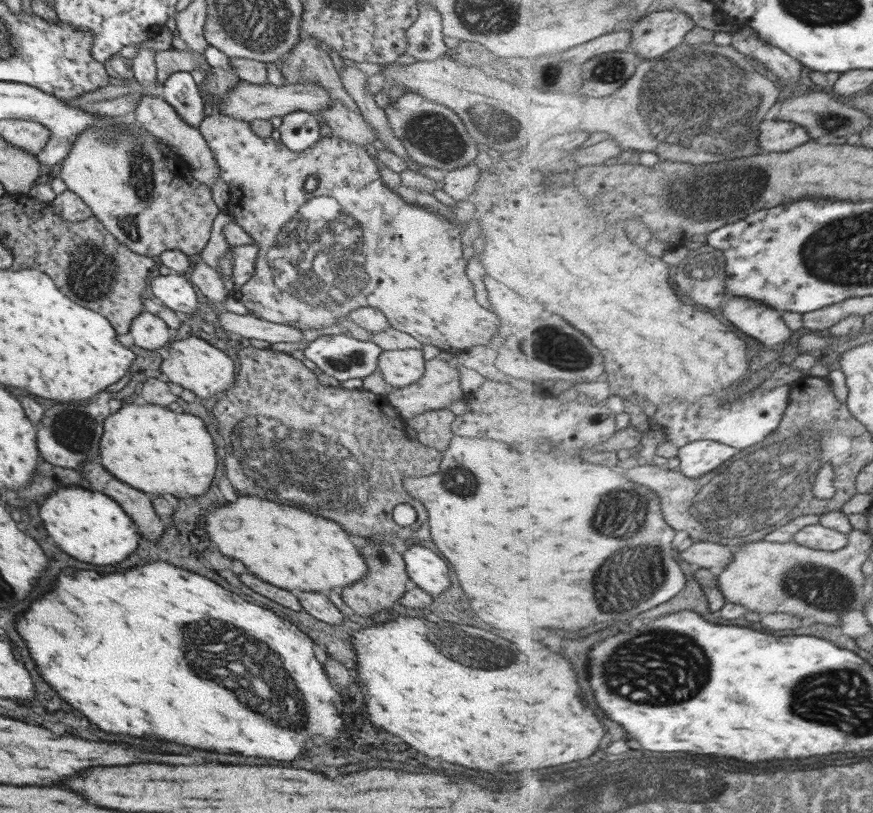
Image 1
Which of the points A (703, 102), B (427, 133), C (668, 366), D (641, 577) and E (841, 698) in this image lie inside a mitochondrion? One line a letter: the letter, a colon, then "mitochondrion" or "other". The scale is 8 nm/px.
A: mitochondrion
B: mitochondrion
C: other
D: mitochondrion
E: mitochondrion

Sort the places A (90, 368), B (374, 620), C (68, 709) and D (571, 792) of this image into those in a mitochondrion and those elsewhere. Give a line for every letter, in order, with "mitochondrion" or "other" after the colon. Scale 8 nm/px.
A: other
B: other
C: other
D: mitochondrion

